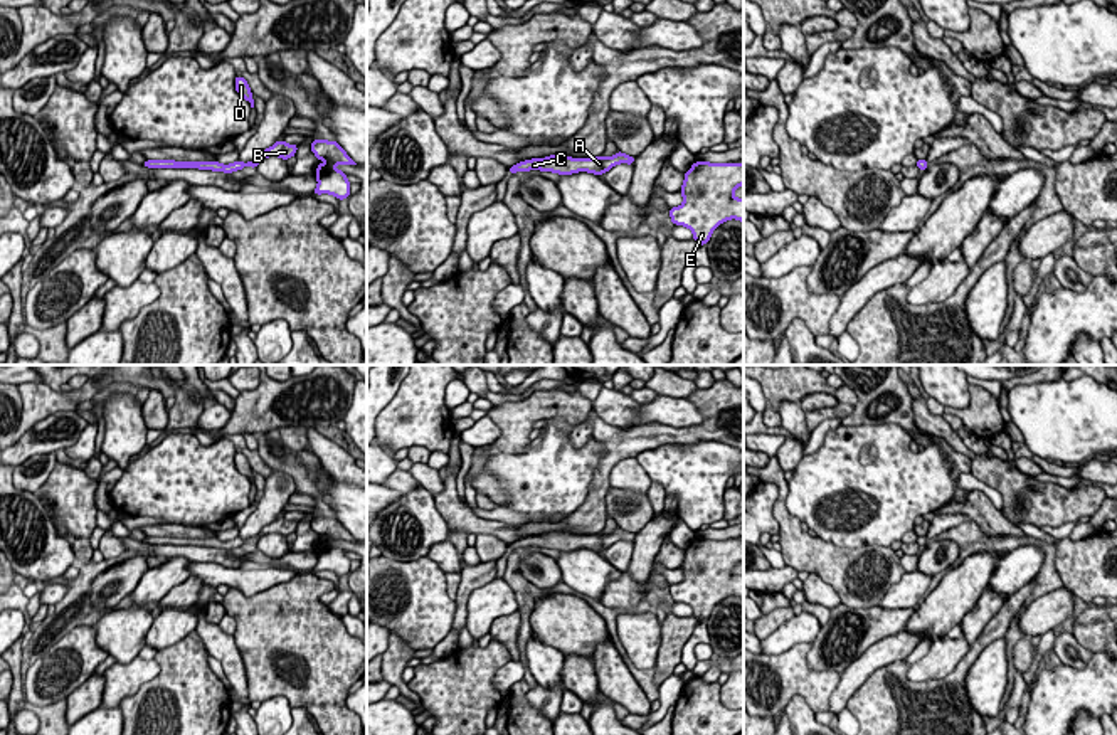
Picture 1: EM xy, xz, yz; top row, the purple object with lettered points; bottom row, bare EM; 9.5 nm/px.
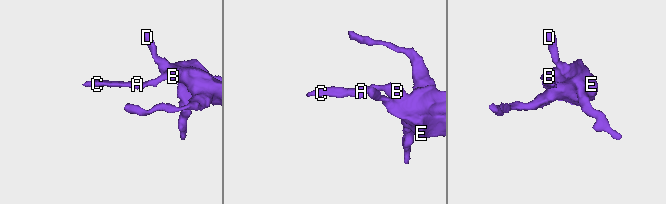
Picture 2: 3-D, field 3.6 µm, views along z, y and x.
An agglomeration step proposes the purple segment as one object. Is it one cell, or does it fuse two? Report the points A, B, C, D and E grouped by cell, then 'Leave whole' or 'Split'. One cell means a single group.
Groups: A B C D E. Leave whole

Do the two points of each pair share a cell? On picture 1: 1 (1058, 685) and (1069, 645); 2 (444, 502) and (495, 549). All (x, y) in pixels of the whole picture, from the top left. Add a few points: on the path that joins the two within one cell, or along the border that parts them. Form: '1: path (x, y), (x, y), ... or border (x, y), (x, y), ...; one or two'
1: border (1092, 653), (1082, 668), (1070, 668), (1060, 661); two
2: border (476, 534), (492, 534), (507, 544); two

